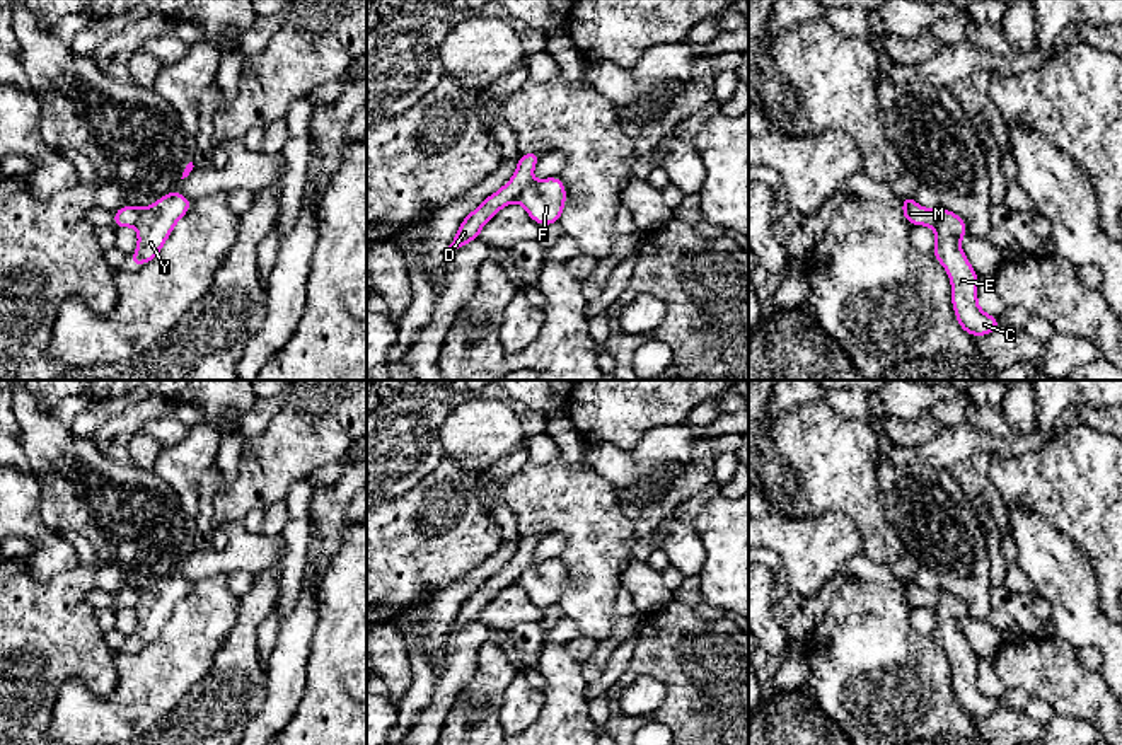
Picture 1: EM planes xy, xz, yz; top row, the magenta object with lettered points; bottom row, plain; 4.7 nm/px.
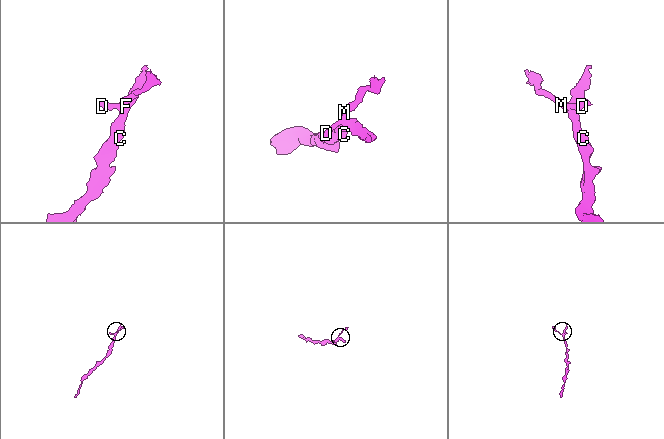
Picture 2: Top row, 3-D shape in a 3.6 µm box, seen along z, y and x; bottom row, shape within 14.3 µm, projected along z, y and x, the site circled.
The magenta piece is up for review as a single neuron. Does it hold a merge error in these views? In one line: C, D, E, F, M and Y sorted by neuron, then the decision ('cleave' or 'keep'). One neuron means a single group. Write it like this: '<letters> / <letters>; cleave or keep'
C E F Y / D M; cleave

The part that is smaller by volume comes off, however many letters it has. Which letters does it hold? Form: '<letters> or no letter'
D, M

